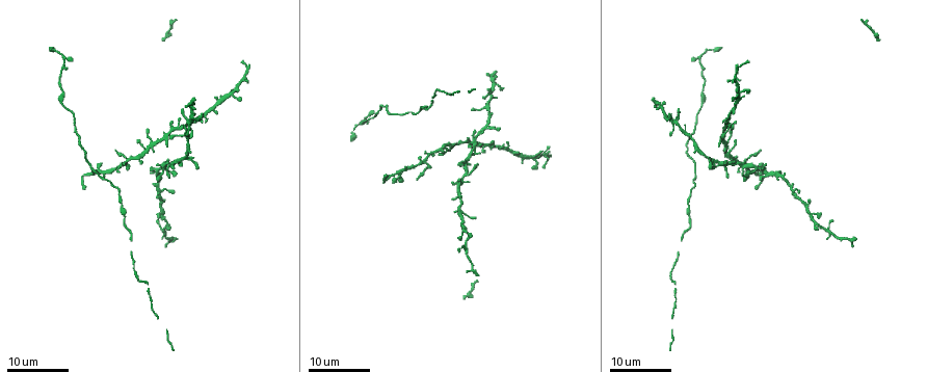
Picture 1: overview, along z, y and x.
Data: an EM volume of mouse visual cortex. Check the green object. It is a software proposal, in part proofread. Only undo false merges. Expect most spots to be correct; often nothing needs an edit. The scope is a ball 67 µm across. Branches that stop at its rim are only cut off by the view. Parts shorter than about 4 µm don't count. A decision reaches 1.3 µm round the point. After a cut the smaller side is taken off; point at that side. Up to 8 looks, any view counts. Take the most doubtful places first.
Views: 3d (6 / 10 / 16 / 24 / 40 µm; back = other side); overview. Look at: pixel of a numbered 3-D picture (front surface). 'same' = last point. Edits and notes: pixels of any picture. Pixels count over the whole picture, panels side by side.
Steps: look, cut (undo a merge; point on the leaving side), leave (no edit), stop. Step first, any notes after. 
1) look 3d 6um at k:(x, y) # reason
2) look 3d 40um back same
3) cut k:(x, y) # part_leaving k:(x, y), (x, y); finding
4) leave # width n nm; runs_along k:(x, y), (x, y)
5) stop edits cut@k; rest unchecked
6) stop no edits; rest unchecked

look 3d 24um at 1:(82, 175)

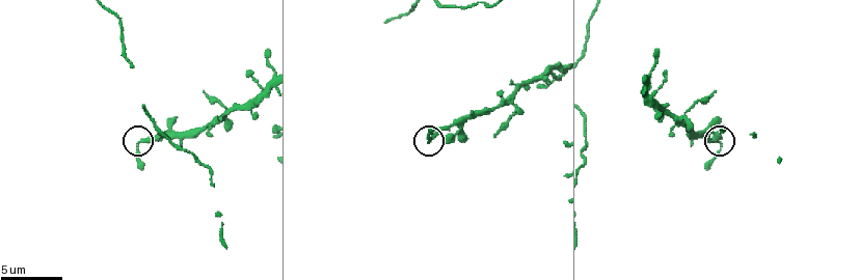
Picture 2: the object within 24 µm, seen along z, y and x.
look 3d 6um at 2:(718, 143)

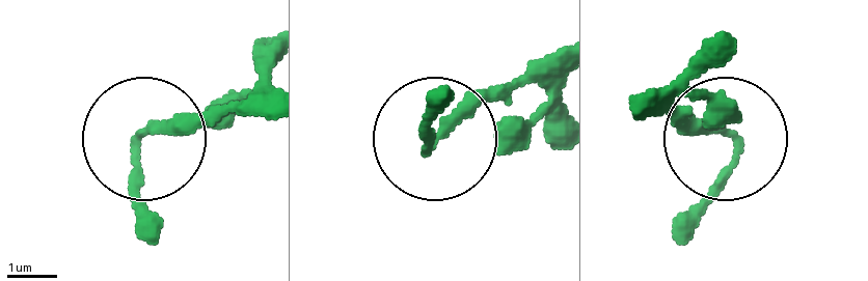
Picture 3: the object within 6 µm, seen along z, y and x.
look 3d 6um back at 3:(428, 148) # other side

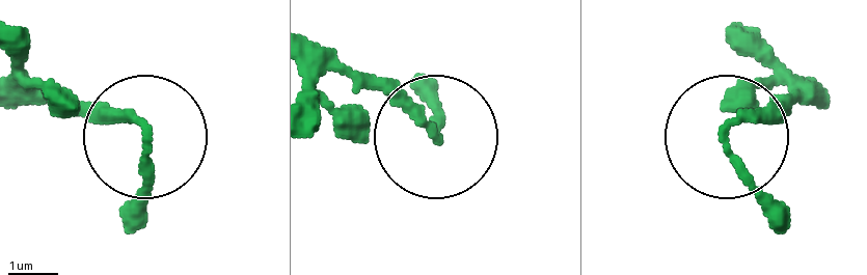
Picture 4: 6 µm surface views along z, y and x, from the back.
leave # width 160 nm; runs_along 4:(307, 45), (432, 135), (424, 81); all the same neuron

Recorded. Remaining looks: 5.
look 3d 10um at 2:(512, 100) # small branch off a trunk

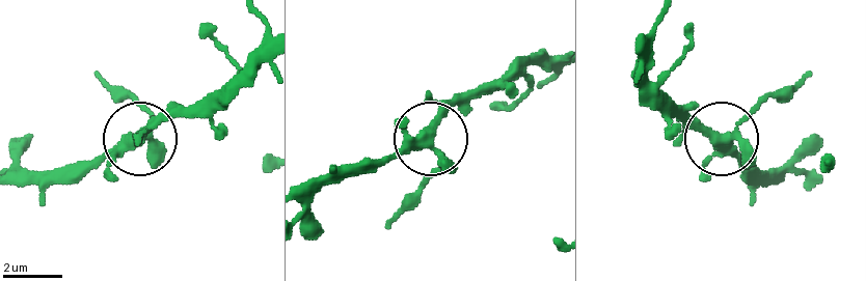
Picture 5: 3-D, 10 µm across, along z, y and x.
leave # width 330 nm; runs_along 5:(638, 35), (645, 77), (711, 134), (734, 130), (768, 94); one neuron here

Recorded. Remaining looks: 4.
look 3d 16um at 1:(834, 237) # thick turns thin

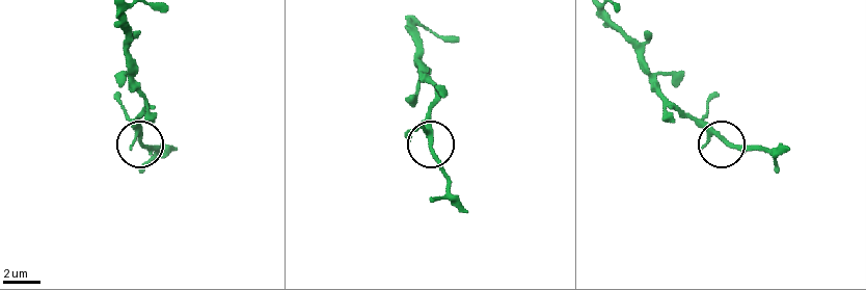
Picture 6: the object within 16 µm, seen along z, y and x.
look 3d 6um at 6:(139, 138)

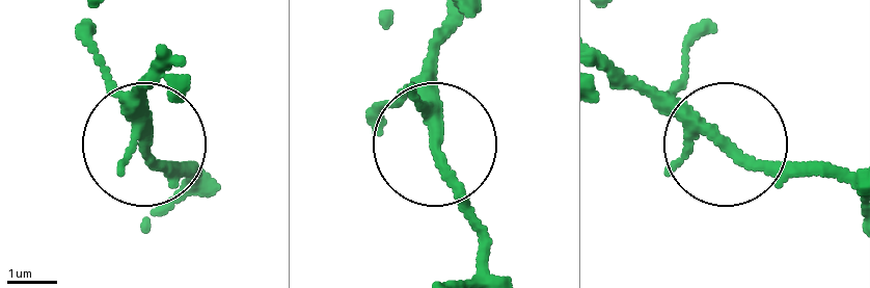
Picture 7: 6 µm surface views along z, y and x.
leave # width 190 nm; continuous, no second neuron

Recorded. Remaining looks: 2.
look 3d 16um at 1:(163, 136) # four or more arms meet

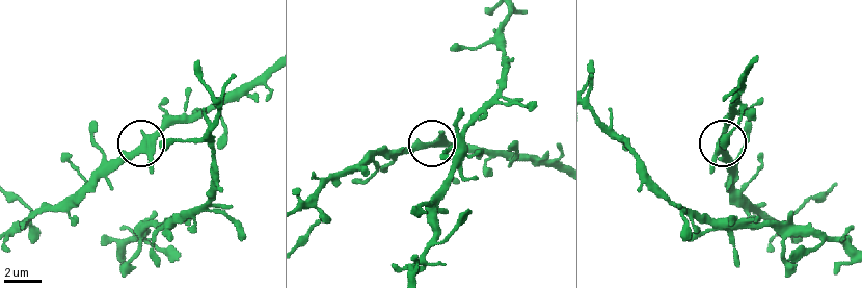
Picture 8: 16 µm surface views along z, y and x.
look 3d 10um at 8:(431, 146)

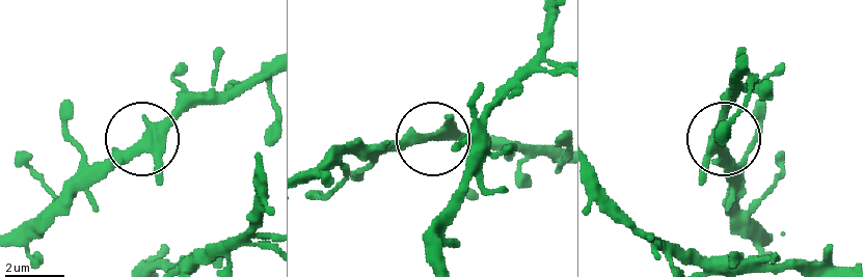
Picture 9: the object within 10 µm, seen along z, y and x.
leave # runs_along 9:(144, 150), (201, 97); continuous, no second neuron

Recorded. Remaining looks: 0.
stop no edits; rest unchecked

